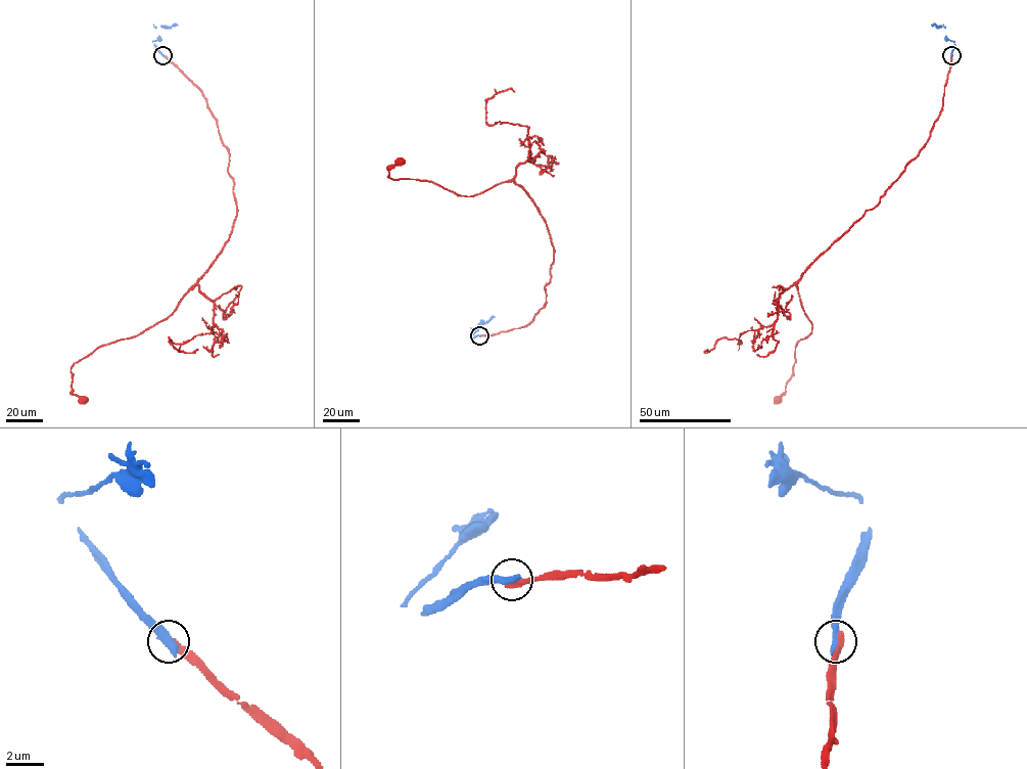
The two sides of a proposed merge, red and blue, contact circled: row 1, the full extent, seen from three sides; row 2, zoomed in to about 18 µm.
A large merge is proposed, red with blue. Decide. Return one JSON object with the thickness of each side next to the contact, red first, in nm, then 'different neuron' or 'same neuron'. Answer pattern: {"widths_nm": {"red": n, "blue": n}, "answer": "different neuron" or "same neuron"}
{"widths_nm": {"red": 380, "blue": 500}, "answer": "different neuron"}

